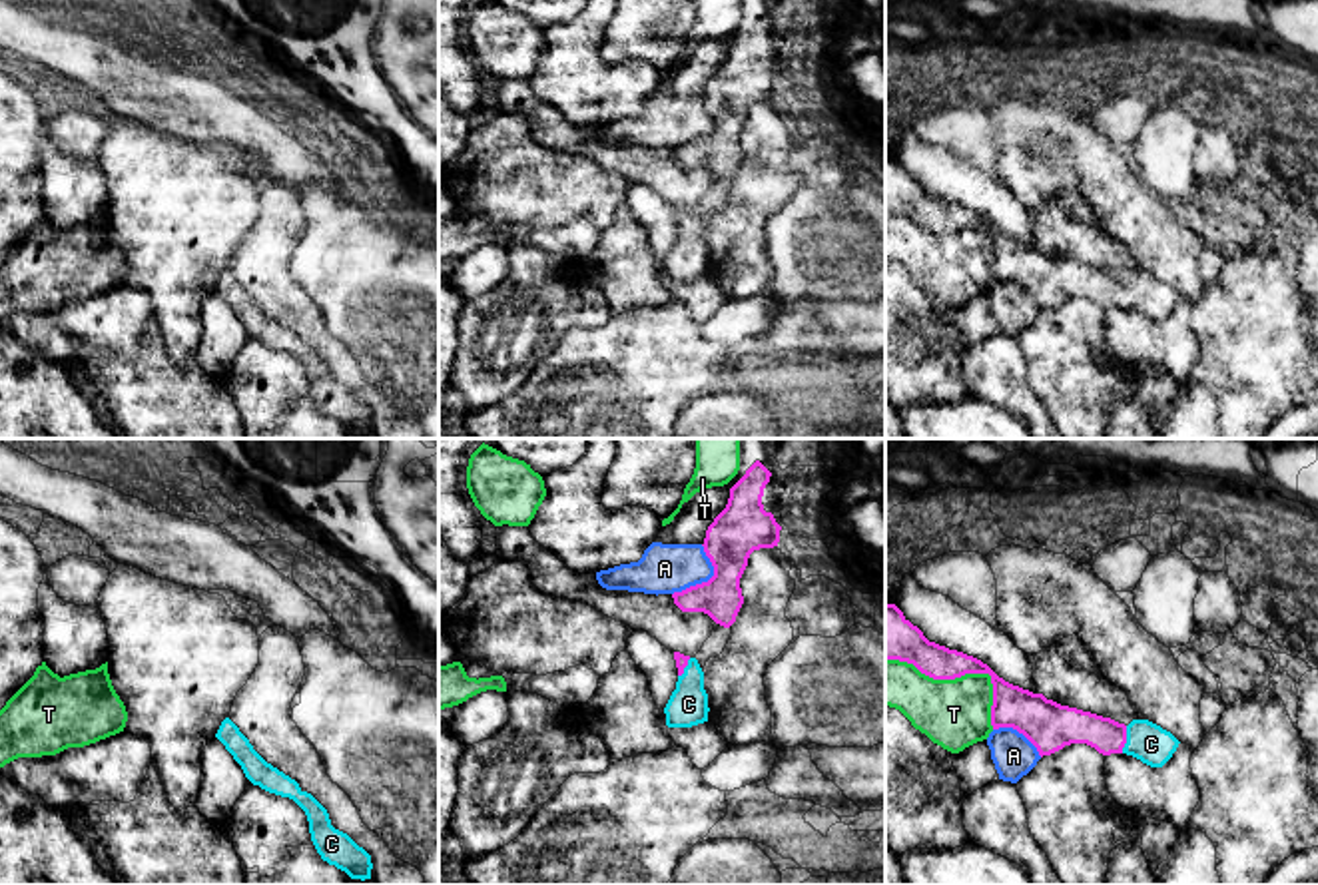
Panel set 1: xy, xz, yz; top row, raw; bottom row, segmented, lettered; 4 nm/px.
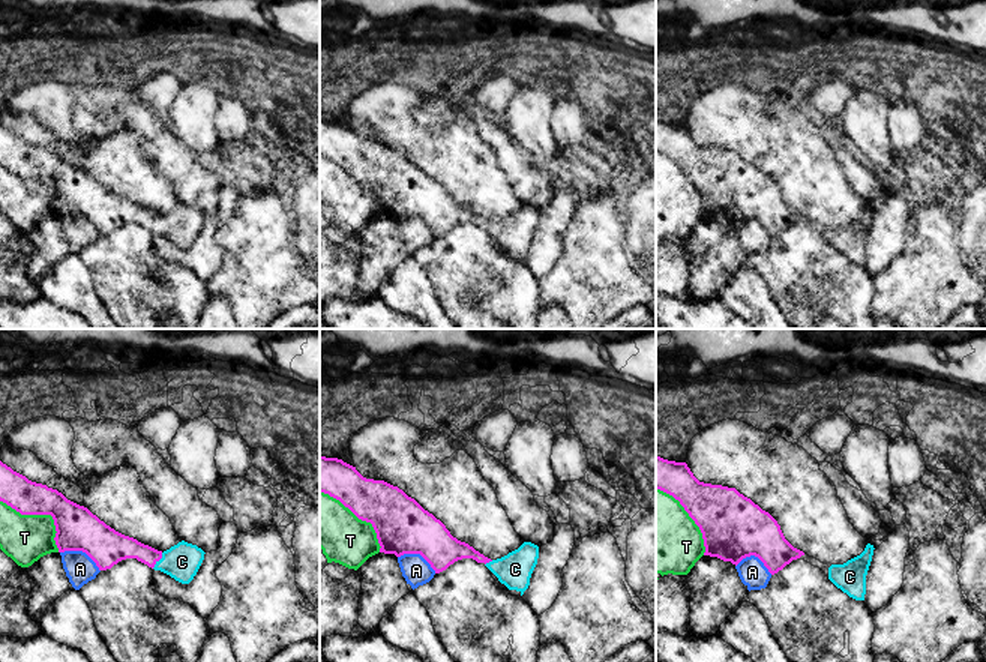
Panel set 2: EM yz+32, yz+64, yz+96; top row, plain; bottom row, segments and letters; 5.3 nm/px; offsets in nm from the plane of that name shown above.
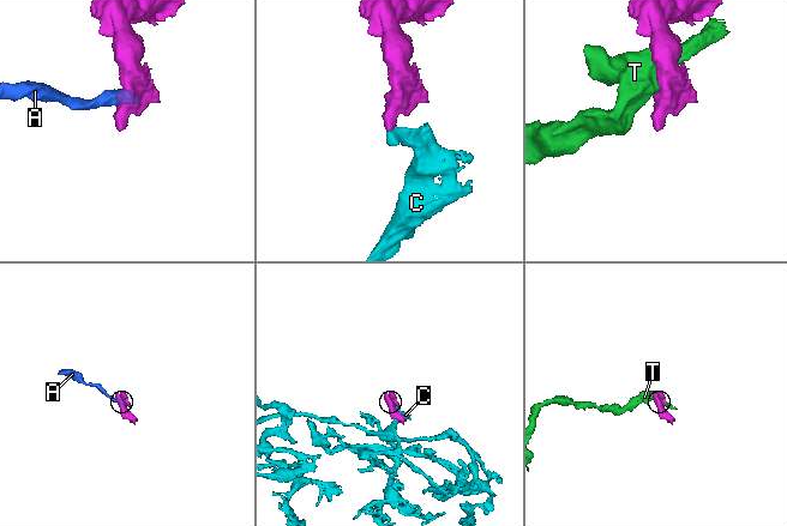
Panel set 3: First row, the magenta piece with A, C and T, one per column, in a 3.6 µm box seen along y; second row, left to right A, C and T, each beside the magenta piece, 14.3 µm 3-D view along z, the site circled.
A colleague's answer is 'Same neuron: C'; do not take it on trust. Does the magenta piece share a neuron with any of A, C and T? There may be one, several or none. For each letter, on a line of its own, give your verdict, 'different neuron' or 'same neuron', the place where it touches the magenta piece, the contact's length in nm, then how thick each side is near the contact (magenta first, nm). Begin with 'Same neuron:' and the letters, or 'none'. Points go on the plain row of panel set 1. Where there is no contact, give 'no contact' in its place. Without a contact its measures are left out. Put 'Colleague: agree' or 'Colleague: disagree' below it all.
Same neuron: C
A: different neuron; contact xz (708, 134); length 240 nm; calibres 200 and 200 nm
C: same neuron; contact yz (1125, 294); length 110 nm; calibres 150 and 160 nm
T: different neuron; contact yz (964, 228); length 500 nm; calibres 160 and 280 nm
Colleague: agree

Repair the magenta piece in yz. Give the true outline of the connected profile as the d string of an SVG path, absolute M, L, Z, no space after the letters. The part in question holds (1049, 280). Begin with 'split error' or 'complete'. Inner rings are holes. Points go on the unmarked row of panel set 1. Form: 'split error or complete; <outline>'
split error; M885 155L885 213L913 217L933 233L989 227L993 237L991 279L1013 281L1039 305L1051 309L1071 297L1087 297L1103 309L1127 307L1151 321L1162 321L1178 293L1149 273L1129 279L1077 261L1061 259L999 231L987 217L929 195L895 157Z

